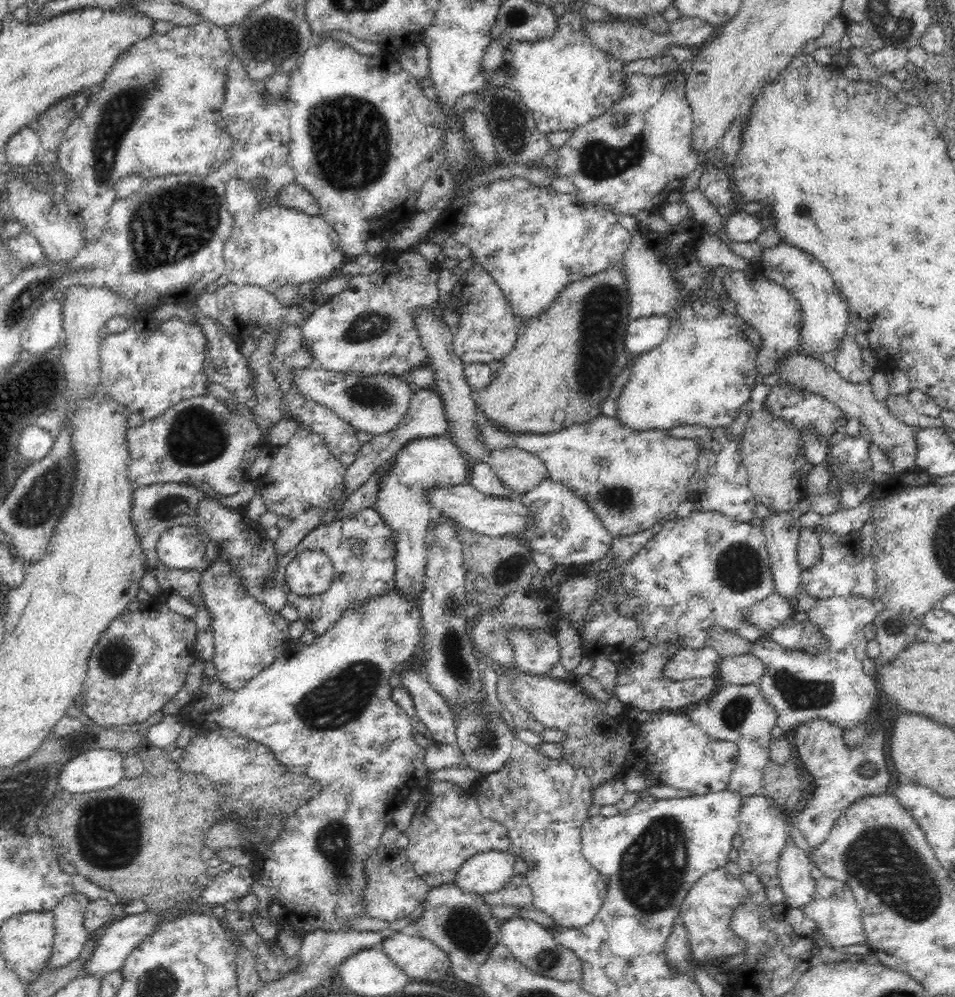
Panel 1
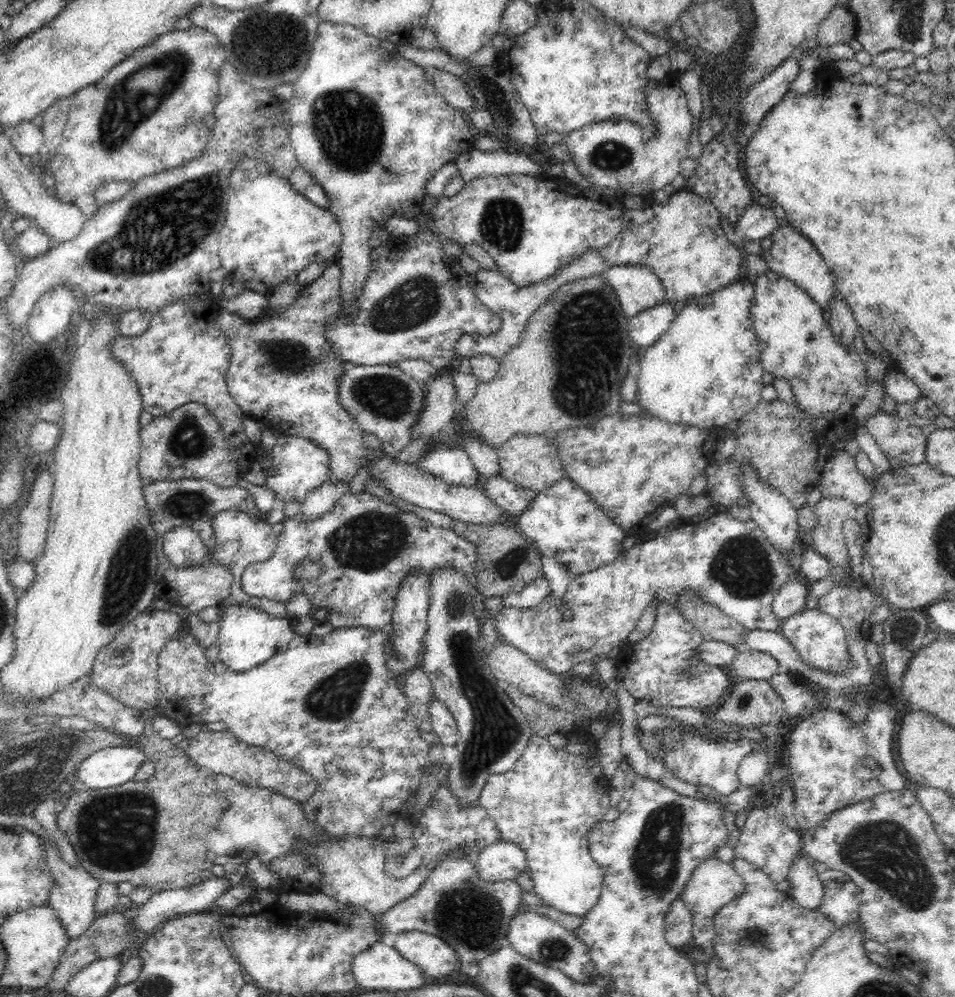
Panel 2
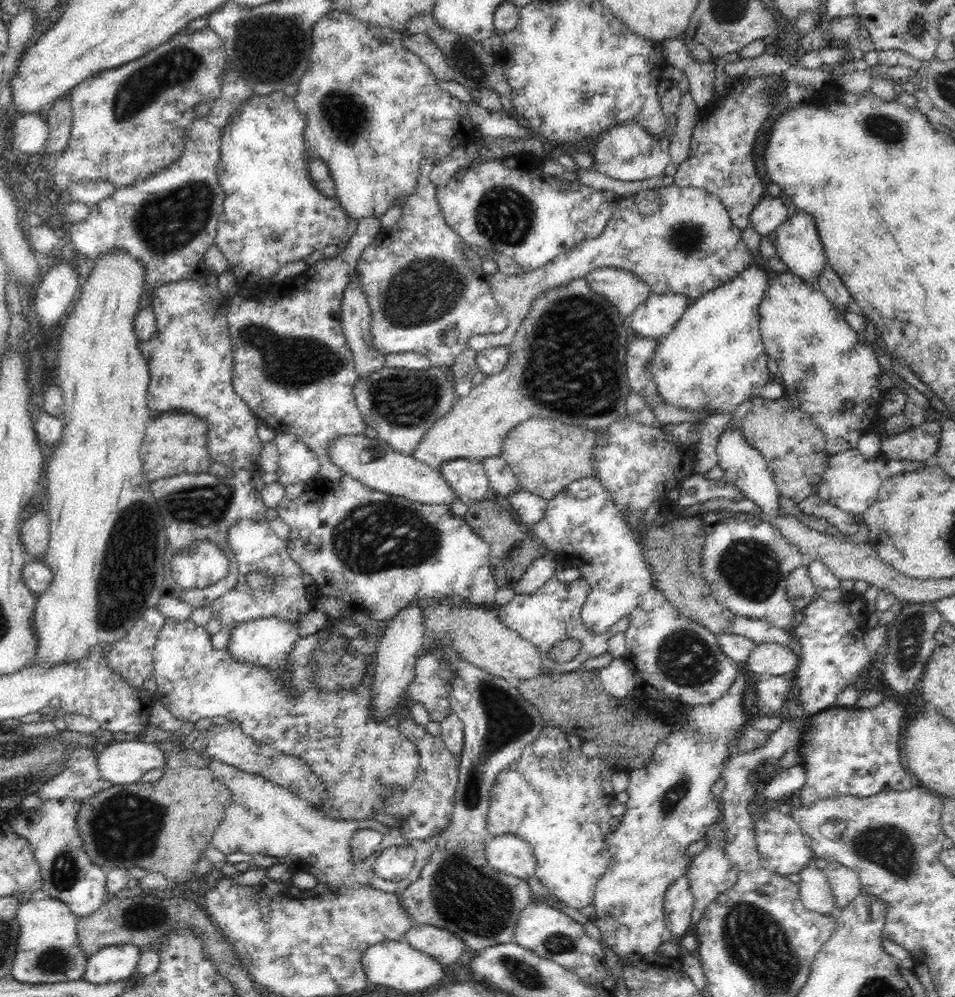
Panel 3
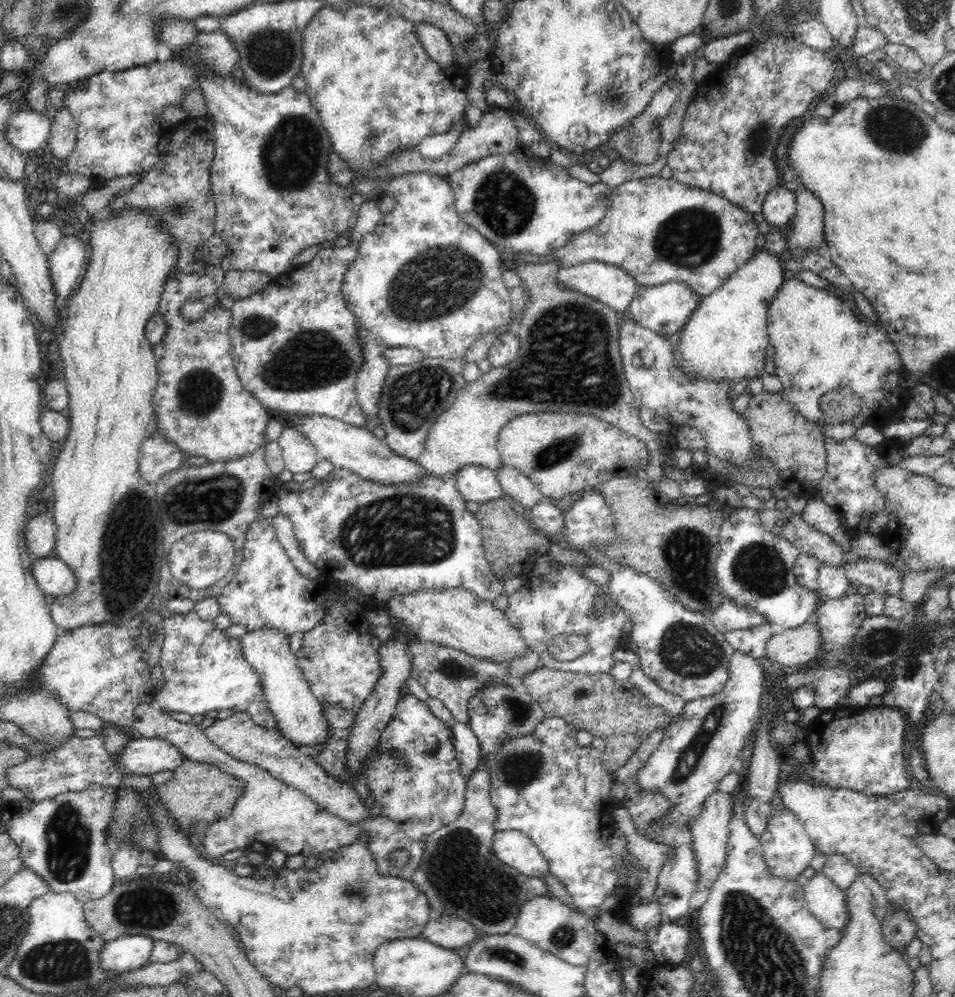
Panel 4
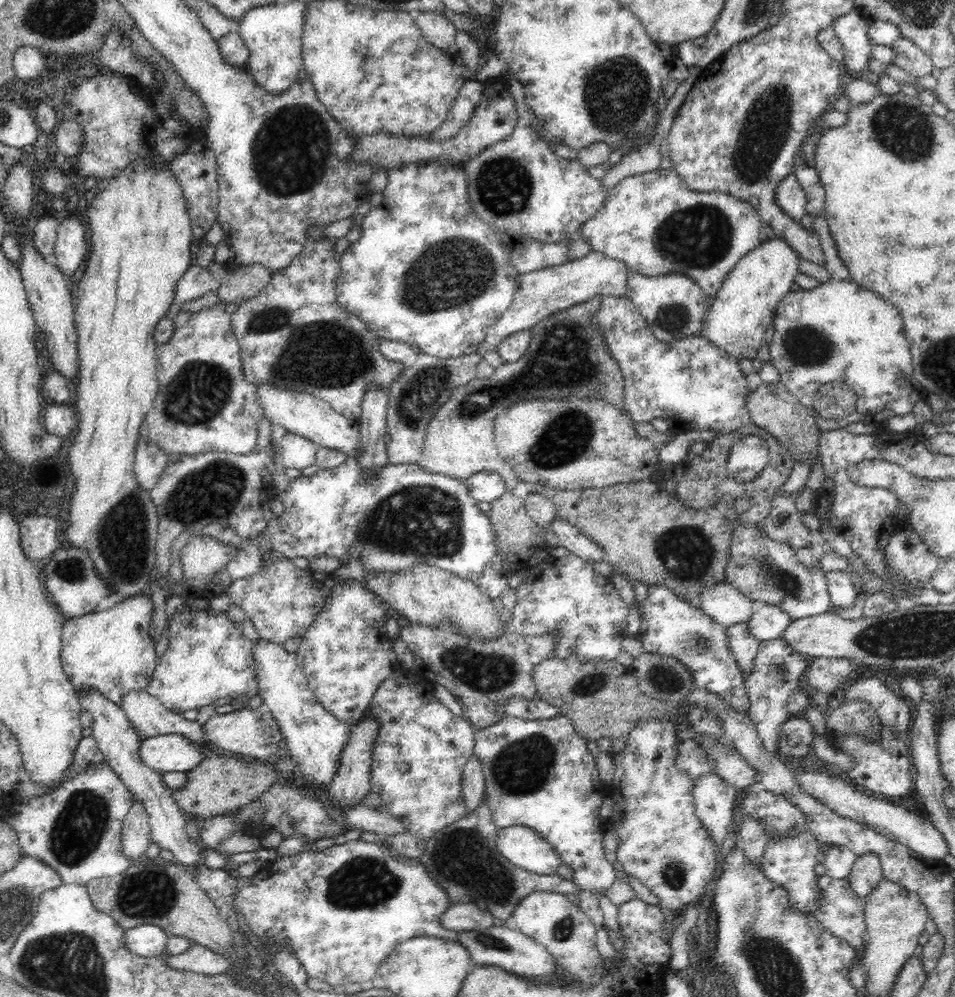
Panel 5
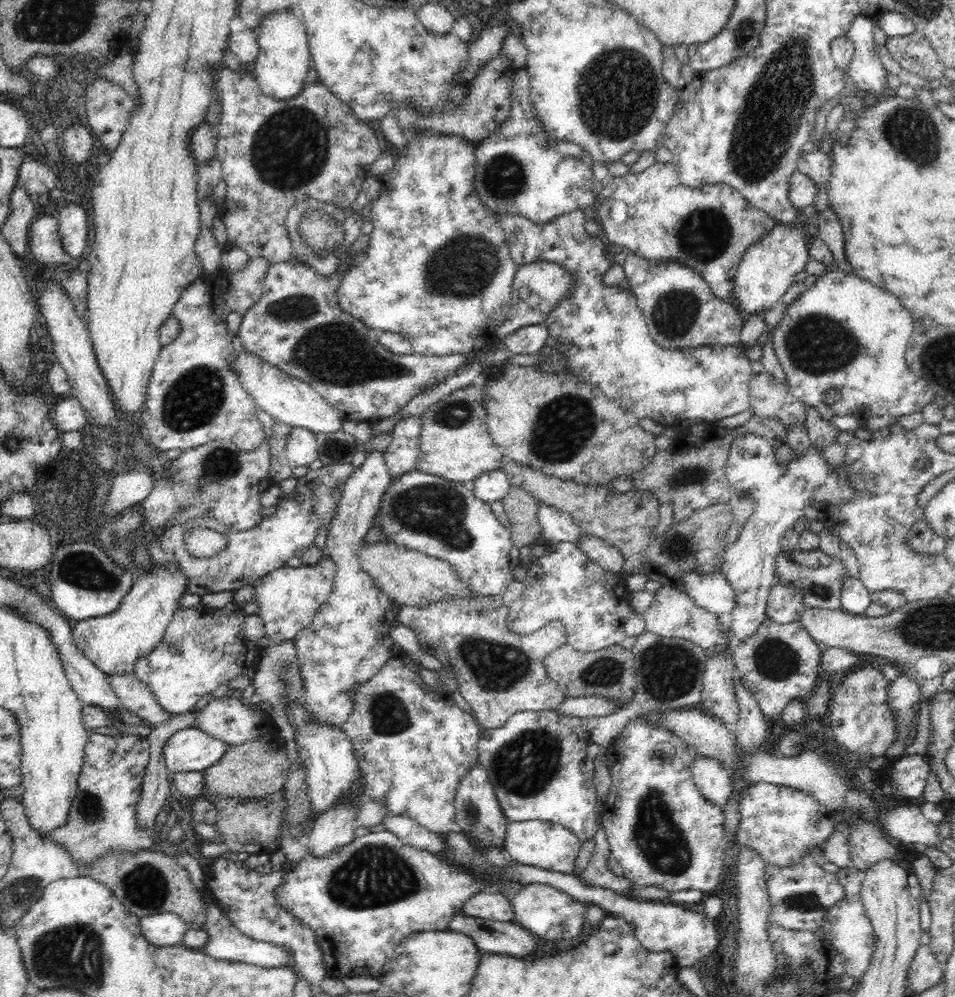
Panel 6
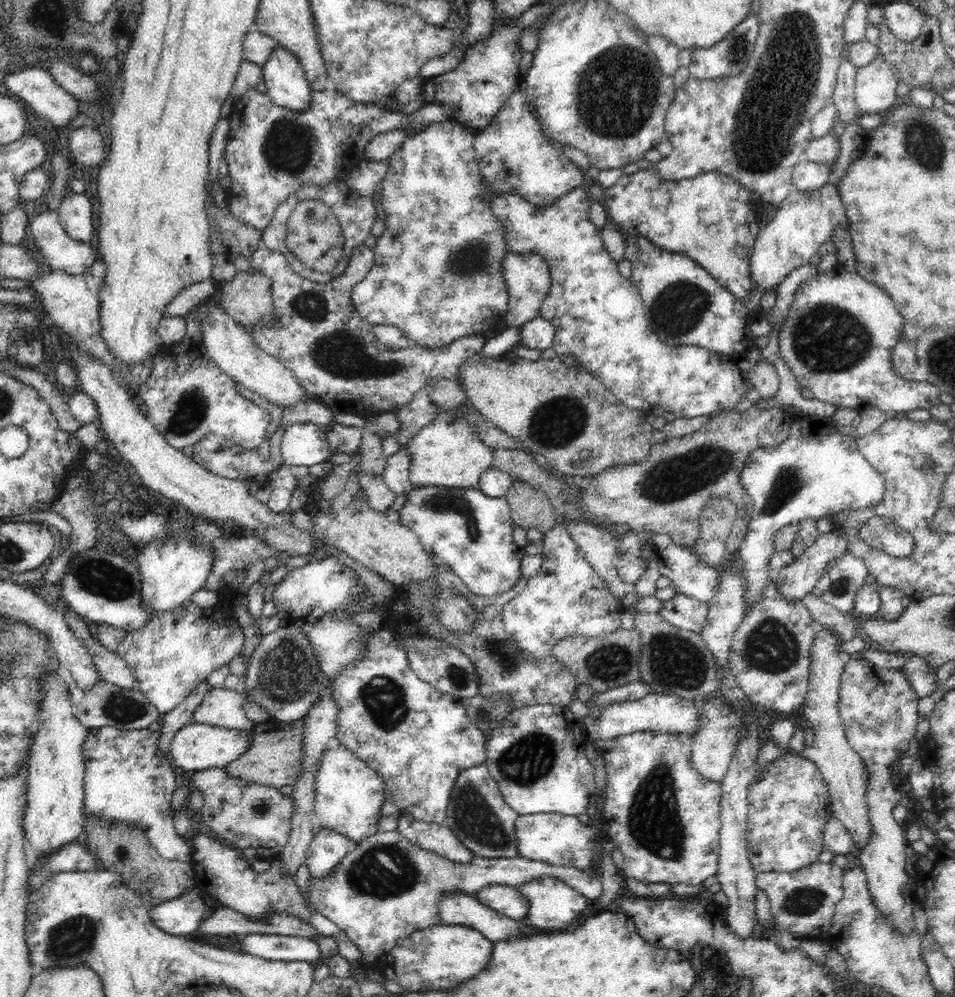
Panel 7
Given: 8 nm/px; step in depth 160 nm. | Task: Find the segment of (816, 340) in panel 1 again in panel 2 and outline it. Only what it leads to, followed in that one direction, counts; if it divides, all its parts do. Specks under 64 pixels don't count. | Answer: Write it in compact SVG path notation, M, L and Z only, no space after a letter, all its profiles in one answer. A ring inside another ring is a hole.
M789 224L785 227L779 227L772 233L772 246L760 256L768 264L768 269L780 277L788 279L800 290L804 291L817 304L825 316L831 314L832 298L837 294L835 283L831 277L830 268L822 260L816 247L808 239Z

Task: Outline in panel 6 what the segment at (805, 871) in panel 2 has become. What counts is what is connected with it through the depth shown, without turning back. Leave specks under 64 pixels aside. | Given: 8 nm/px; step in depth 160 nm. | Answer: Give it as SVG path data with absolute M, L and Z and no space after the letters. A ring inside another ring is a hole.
M853 867L839 869L835 874L838 877L838 882L844 887L845 895L840 902L832 906L832 910L828 910L821 929L832 946L845 958L844 968L847 974L860 980L870 964L875 945L874 929L865 913L861 899L861 888L865 874Z

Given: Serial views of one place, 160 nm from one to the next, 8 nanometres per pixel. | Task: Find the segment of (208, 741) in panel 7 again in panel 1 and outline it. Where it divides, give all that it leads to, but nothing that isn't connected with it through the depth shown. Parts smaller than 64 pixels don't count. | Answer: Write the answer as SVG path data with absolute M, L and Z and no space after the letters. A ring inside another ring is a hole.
M107 749L82 752L58 773L58 786L70 794L113 788L124 777L124 753Z

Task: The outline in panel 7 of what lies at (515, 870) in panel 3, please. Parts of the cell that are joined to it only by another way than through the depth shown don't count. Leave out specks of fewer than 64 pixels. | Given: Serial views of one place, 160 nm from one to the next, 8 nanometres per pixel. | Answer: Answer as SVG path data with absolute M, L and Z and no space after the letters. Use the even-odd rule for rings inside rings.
M552 813L524 814L517 818L515 829L517 849L522 858L546 862L553 866L570 866L585 871L603 850L593 825L584 826L575 816Z

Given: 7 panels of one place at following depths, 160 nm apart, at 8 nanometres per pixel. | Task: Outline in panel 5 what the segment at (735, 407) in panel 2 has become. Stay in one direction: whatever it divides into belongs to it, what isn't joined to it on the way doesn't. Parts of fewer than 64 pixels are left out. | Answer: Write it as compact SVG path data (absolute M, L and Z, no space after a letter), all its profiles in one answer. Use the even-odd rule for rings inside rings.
M781 238L762 242L746 254L728 274L722 288L713 296L712 306L704 318L704 328L699 336L732 358L758 358L758 350L764 342L764 333L772 323L778 302L790 292L799 272L800 257Z

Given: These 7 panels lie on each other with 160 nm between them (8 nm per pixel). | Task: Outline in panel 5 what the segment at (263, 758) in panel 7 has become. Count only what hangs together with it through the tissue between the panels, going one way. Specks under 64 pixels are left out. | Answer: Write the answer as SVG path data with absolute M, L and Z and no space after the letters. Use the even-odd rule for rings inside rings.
M219 752L212 757L206 757L200 766L188 771L184 787L174 791L172 797L187 817L201 822L232 810L236 811L260 798L279 778L275 766L262 763L253 757L232 756Z

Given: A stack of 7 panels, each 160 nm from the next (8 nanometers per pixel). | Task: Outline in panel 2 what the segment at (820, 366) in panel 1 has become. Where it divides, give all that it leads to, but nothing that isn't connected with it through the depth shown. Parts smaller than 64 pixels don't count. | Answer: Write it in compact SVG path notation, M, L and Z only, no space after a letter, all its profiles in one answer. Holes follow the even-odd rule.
M882 409L865 425L888 457L892 470L925 462L927 436L910 421Z

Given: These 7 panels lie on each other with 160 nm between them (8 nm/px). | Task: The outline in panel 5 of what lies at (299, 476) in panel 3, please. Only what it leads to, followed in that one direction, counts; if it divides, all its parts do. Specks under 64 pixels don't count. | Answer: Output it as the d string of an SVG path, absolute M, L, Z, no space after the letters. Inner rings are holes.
M287 432L279 444L282 447L282 462L286 469L297 468L302 470L315 464L315 454L319 448L315 442L310 442L307 438Z

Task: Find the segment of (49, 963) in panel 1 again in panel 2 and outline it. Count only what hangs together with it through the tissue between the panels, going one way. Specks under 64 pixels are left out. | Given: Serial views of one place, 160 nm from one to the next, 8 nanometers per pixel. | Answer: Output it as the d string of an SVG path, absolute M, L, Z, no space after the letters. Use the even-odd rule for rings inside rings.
M44 841L44 856L47 859L47 864L54 877L52 888L50 888L50 896L48 896L48 904L57 912L60 917L60 922L66 930L68 940L74 940L84 934L88 930L97 917L95 913L95 900L97 890L99 889L100 882L92 875L88 874L84 867L80 864L66 863L59 854L58 849L51 844L51 842Z

